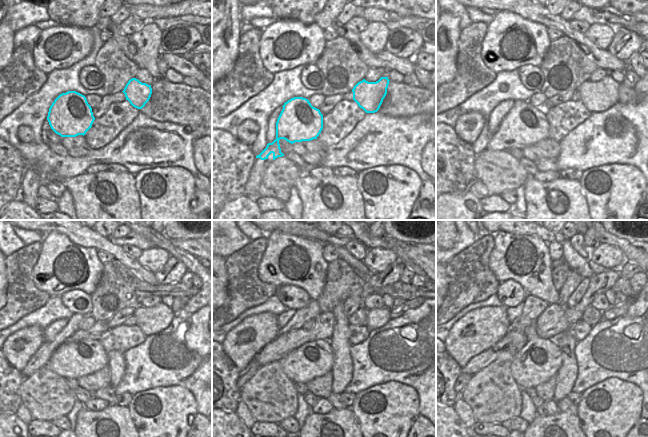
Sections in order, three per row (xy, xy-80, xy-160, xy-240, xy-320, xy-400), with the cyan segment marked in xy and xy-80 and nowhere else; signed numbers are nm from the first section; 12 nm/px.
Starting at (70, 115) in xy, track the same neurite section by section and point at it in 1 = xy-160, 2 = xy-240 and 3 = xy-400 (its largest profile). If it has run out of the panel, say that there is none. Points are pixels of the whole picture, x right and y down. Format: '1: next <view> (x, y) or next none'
1: next xy-160 (524, 125)
2: next xy-240 (72, 359)
3: next xy-400 (540, 359)

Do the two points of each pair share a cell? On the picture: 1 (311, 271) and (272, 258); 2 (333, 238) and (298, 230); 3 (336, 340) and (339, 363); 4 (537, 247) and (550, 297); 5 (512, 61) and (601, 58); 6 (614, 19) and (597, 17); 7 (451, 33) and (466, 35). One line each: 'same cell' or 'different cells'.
1: same cell
2: same cell
3: same cell
4: same cell
5: different cells
6: same cell
7: different cells

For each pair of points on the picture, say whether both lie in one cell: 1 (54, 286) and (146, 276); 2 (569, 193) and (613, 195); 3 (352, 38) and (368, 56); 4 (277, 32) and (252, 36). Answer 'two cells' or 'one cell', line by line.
1: two cells
2: two cells
3: one cell
4: two cells

